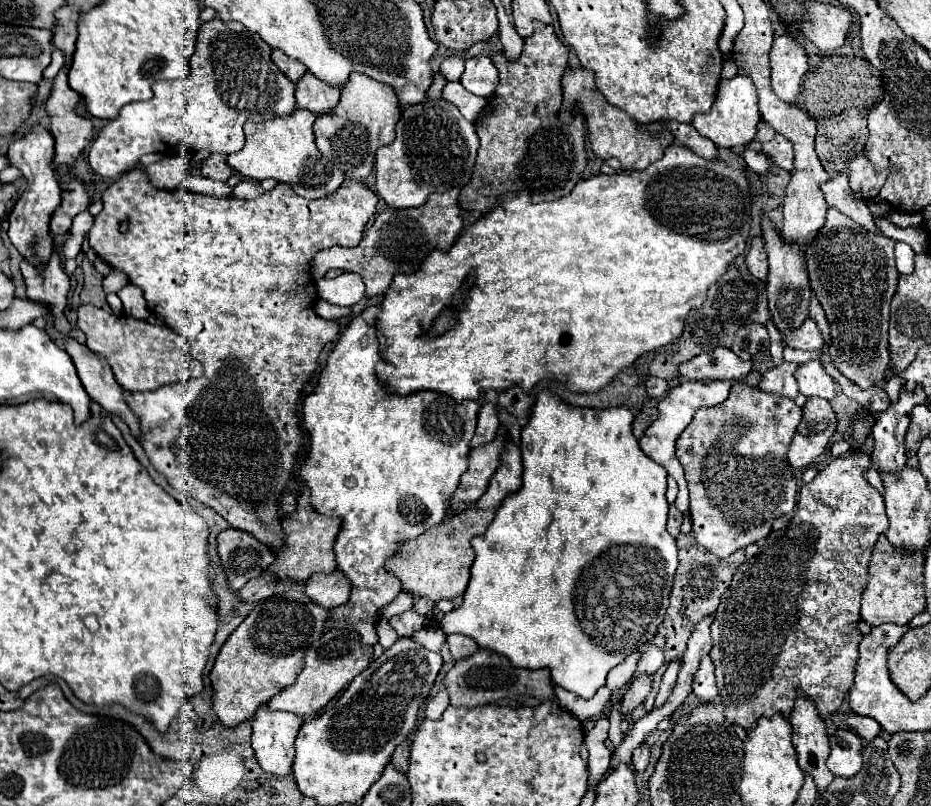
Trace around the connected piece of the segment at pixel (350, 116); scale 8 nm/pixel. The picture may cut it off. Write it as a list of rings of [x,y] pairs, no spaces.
[[[351,74],[349,86],[341,90],[341,100],[333,114],[317,118],[313,130],[319,152],[337,164],[351,180],[365,180],[373,172],[375,150],[395,140],[395,124],[399,122],[399,102],[391,86],[371,80],[363,74]]]

